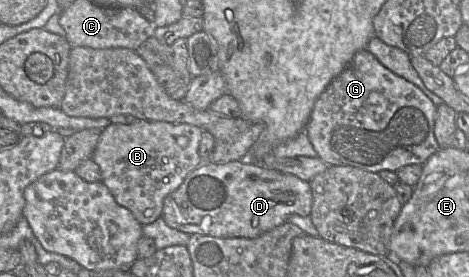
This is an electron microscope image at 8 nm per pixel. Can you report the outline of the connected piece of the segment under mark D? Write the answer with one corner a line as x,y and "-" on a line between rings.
252,158
227,163
203,162
165,199
162,217
166,224
188,234
220,238
256,238
285,223
291,215
309,216
313,196
309,182
297,176
267,168

